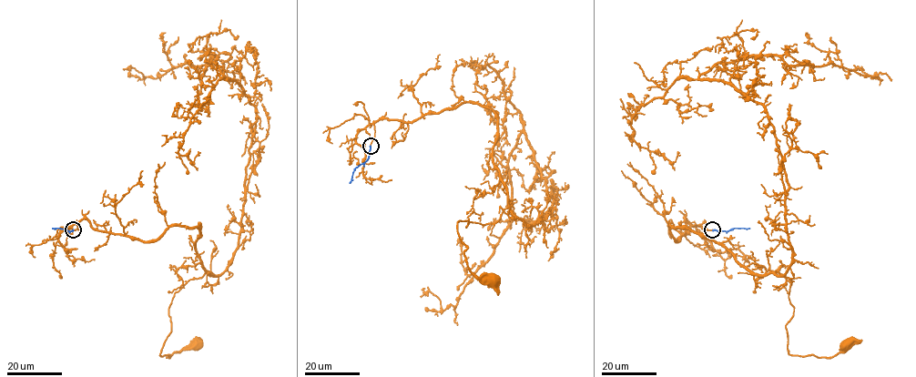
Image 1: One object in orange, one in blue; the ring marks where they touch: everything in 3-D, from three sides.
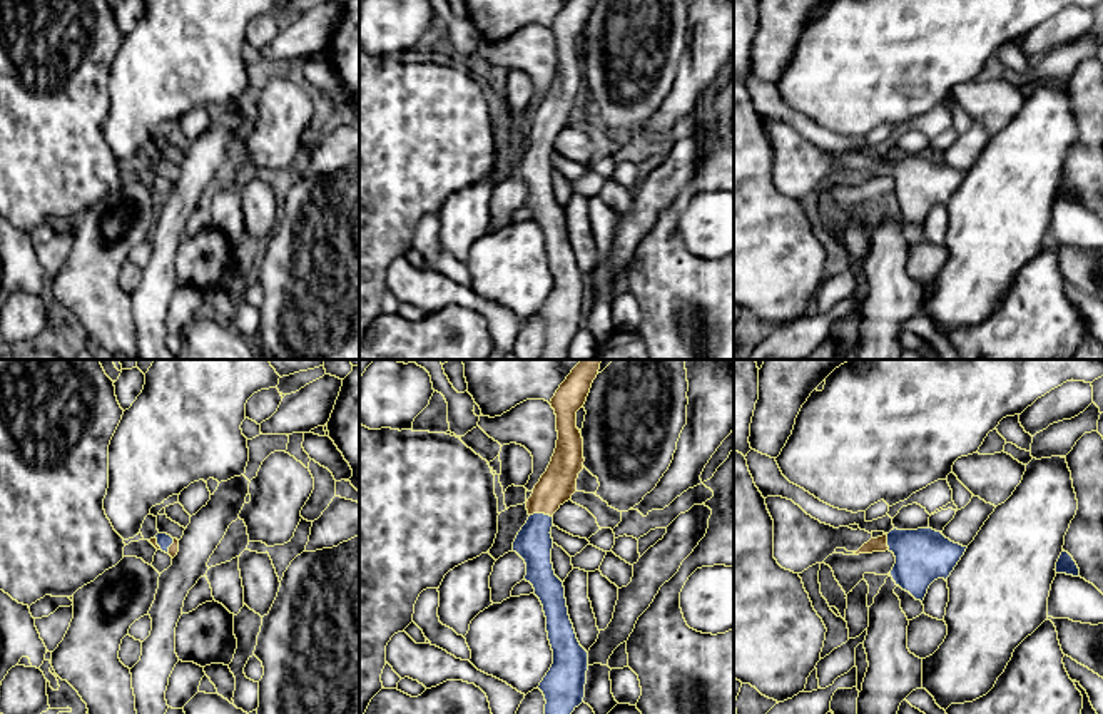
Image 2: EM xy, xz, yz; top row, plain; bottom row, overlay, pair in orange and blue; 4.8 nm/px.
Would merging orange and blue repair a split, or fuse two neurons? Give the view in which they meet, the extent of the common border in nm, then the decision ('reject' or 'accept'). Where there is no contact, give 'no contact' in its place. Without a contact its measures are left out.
meets orange in xz; contact 110 nm long; accept

